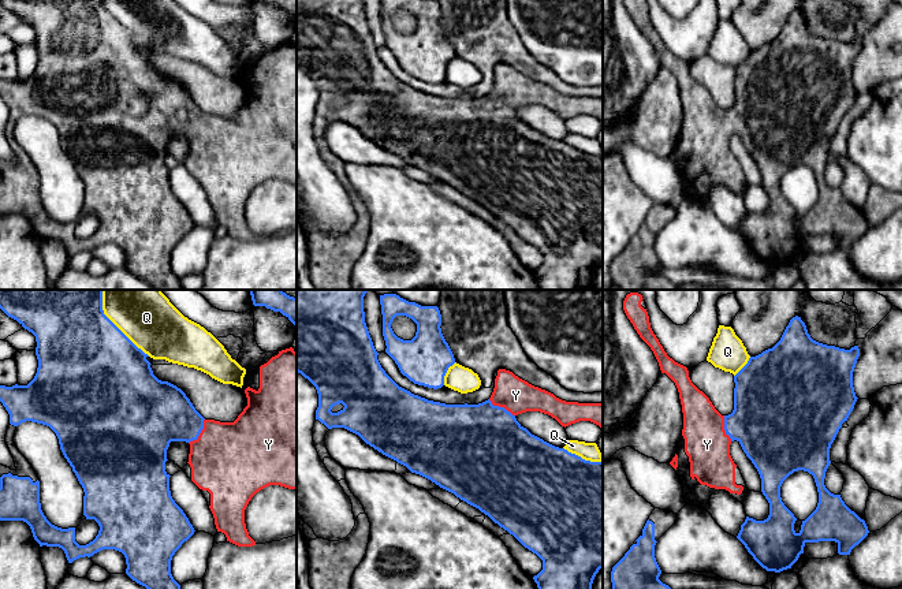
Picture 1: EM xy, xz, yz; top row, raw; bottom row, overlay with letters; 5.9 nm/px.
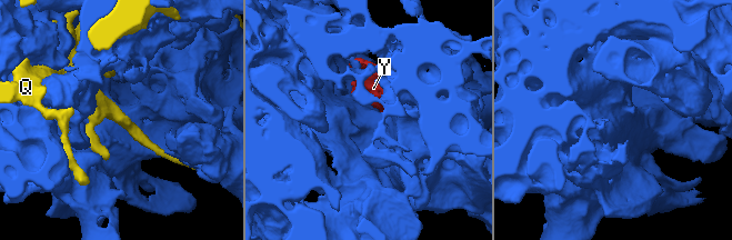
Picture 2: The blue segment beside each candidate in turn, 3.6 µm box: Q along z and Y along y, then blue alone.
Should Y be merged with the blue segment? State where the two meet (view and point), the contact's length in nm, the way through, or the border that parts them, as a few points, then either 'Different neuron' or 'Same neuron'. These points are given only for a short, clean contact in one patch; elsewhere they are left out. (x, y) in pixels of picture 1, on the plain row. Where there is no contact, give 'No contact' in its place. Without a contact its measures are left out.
Touches blue at xy (200, 126). Shared border 180 nm. Same neuron

